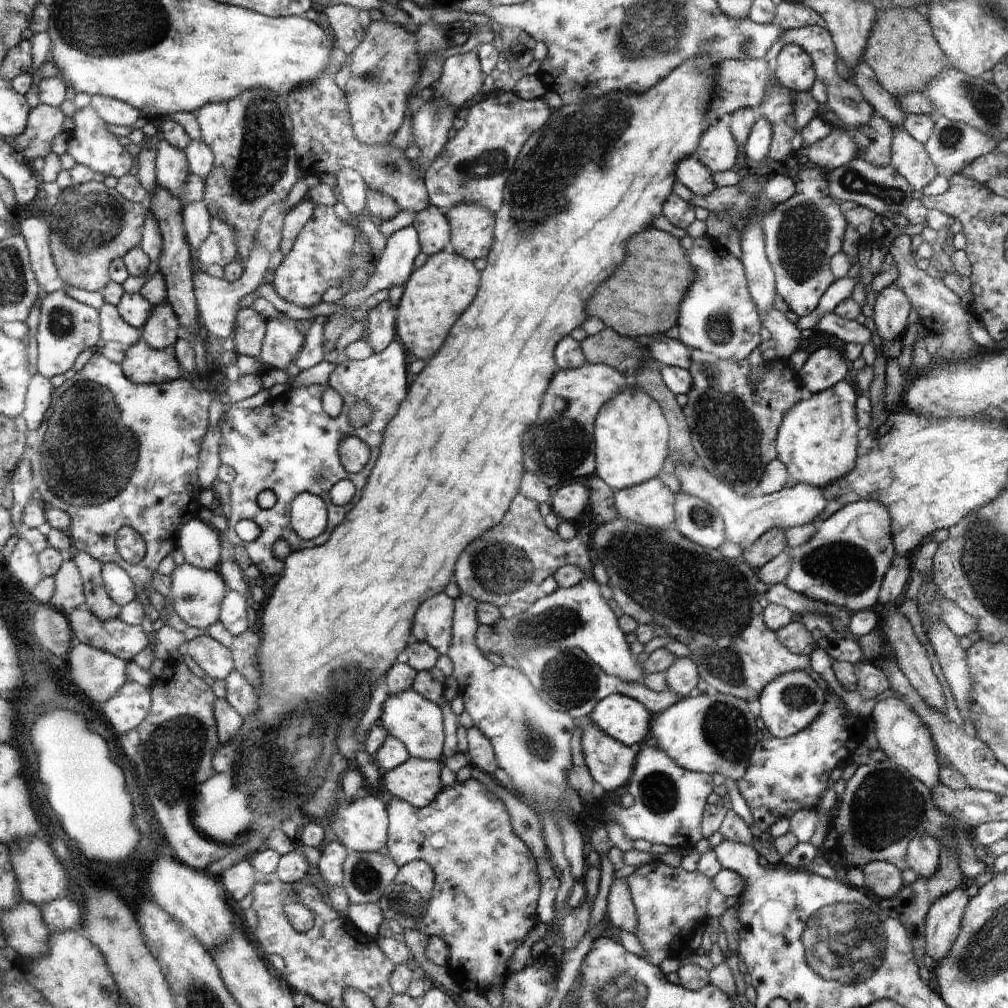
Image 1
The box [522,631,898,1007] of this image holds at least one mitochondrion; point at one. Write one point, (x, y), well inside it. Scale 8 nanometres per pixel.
(845, 943)

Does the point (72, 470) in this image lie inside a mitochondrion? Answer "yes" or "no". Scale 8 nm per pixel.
yes

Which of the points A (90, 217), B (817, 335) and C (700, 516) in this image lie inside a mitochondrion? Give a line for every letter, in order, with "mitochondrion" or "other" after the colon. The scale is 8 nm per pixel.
A: mitochondrion
B: other
C: mitochondrion

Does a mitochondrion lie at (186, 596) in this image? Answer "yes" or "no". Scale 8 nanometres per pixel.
yes

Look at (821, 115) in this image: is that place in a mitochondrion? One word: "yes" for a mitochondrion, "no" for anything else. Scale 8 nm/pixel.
no

